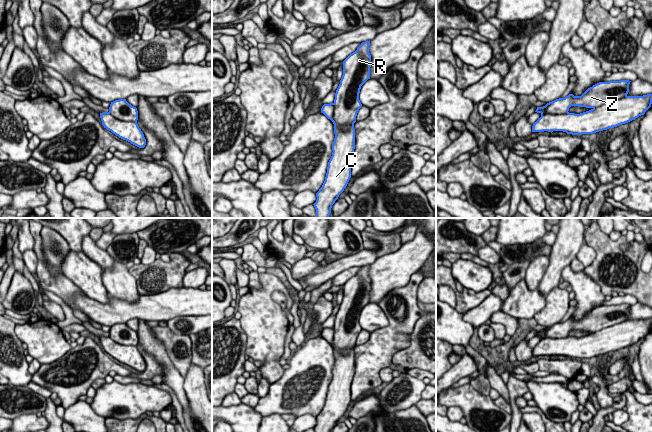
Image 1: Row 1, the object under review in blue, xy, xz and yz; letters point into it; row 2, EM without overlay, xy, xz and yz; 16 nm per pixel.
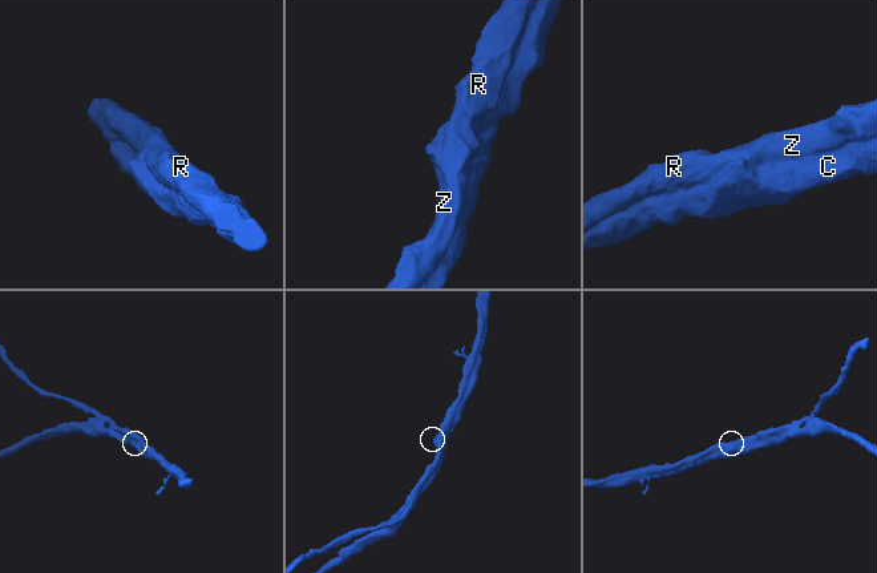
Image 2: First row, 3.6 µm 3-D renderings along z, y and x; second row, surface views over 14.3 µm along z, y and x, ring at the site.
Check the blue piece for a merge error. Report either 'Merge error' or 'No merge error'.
No merge error

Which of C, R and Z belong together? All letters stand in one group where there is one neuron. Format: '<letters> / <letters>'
C R Z

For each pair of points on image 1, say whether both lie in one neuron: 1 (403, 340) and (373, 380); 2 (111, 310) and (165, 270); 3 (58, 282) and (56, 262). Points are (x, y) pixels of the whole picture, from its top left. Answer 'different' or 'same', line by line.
1: same
2: different
3: different

